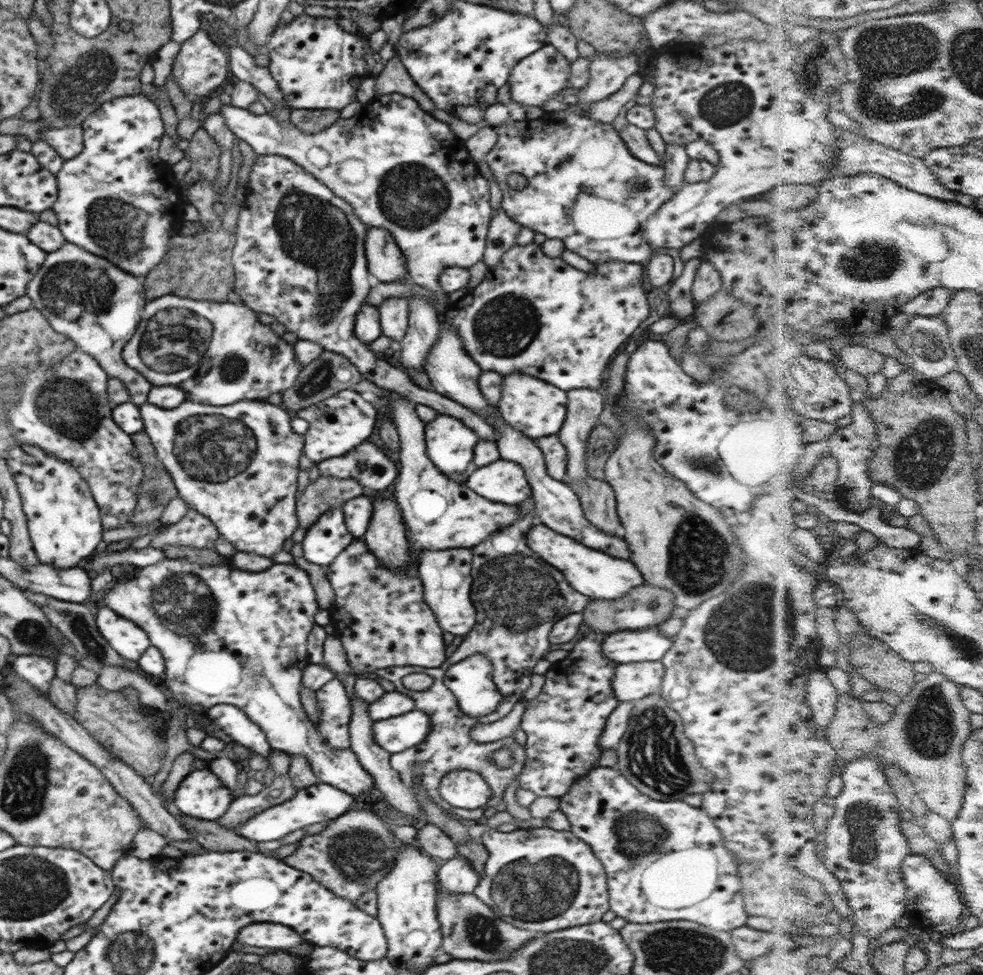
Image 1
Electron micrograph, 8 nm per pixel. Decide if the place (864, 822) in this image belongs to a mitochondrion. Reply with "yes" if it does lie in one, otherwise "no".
yes

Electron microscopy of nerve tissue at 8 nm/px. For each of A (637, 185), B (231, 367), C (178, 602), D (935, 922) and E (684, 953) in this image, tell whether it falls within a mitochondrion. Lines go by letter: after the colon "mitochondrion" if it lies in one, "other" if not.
A: mitochondrion
B: mitochondrion
C: mitochondrion
D: other
E: mitochondrion

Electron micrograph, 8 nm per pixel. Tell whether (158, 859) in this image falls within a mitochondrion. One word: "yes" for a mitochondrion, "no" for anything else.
no

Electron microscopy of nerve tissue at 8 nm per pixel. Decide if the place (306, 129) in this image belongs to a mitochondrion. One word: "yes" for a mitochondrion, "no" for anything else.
no

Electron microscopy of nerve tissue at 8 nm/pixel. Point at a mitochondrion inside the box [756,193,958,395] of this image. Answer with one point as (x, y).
(867, 261)

